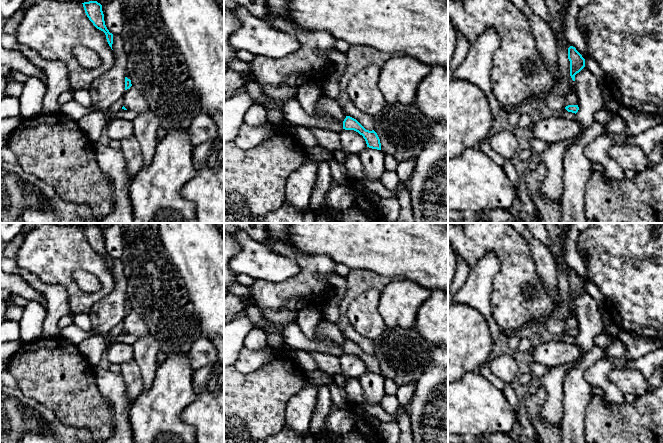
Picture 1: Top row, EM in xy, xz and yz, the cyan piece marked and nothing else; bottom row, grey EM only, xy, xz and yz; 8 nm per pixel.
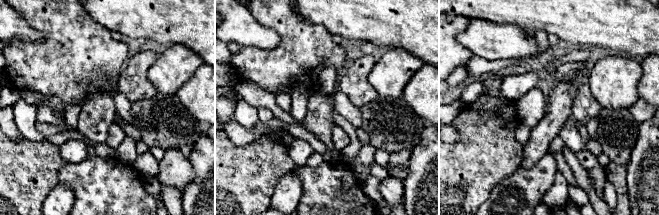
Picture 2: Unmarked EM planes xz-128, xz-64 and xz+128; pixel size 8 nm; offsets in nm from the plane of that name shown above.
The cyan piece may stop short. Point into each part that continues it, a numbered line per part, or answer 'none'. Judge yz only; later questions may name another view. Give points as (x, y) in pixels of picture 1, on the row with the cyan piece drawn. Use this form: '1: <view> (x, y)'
none

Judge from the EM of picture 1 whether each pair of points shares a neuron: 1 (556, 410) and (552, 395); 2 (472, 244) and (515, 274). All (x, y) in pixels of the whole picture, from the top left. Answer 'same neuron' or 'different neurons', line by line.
1: same neuron
2: same neuron

